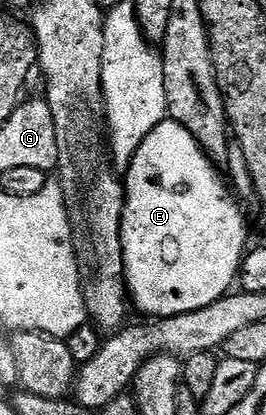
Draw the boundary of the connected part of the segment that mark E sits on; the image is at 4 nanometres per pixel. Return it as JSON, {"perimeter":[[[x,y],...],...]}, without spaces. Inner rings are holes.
{"perimeter":[[[170,118],[160,122],[144,138],[126,168],[123,220],[119,223],[119,233],[121,234],[121,246],[123,247],[123,279],[126,291],[129,293],[133,304],[135,300],[136,306],[147,315],[144,316],[147,318],[176,316],[193,310],[201,310],[205,306],[213,306],[213,302],[217,302],[222,296],[226,296],[232,291],[239,275],[239,263],[243,260],[245,249],[248,247],[247,224],[243,221],[243,212],[239,209],[238,202],[231,197],[231,192],[227,189],[226,182],[219,177],[220,169],[209,159],[206,152],[203,151],[203,147],[195,141],[193,134],[189,134],[189,130],[185,130],[185,126],[181,126],[176,120]]]}

